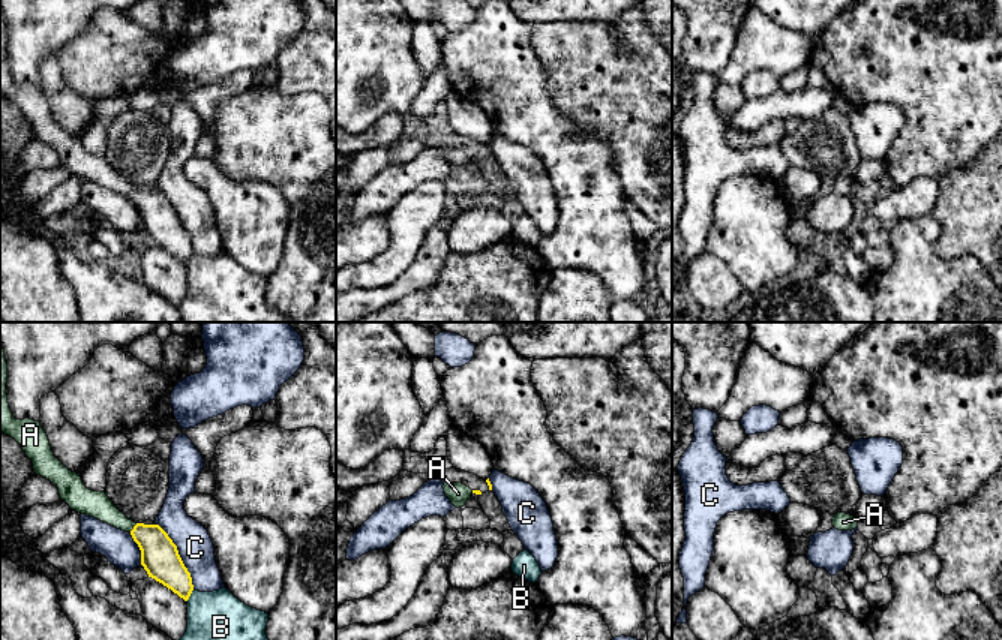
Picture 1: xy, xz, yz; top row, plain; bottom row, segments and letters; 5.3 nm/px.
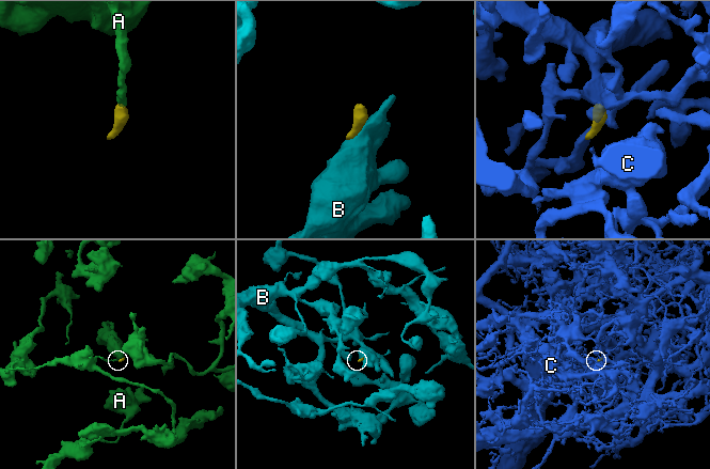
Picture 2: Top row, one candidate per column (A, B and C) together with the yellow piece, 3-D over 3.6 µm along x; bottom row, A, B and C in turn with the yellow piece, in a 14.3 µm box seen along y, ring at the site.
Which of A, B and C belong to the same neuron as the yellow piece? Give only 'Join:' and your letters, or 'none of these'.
Join: A

